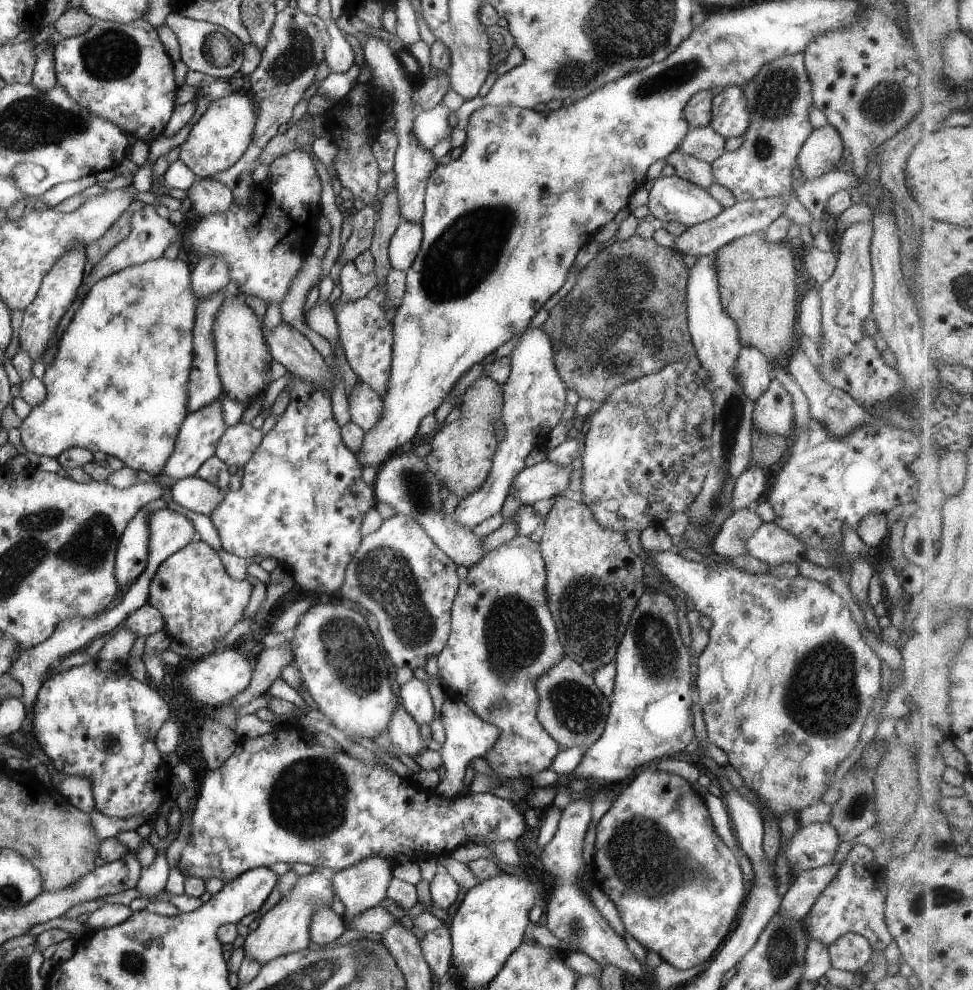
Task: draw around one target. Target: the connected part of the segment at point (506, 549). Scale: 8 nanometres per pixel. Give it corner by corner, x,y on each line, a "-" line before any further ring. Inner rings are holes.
515,535
509,542
505,542
497,548
487,550
486,553
472,567
468,568
466,578
460,581
455,598
450,608
450,631
445,646
436,656
437,673
444,680
446,686
447,698
451,700
460,700
464,702
483,722
493,725
498,730
496,741
492,747
484,754
484,760
492,770
492,774
505,779
525,778
541,770
550,768
553,757
557,754
557,743
545,732
545,729
539,724
536,717
538,696
535,683
538,676
548,671
554,664
557,664
564,656
564,652
559,642
557,627
555,626
552,614
547,606
545,596
546,572
544,560
542,559
537,543
529,540
528,537
-
502,701
505,708
493,708
491,703

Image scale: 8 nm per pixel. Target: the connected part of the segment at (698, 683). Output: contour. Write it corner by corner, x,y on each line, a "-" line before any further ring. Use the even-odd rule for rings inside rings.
644,551
644,560
655,564
660,574
669,582
673,582
679,590
687,594
693,603
693,608
701,615
712,620
708,630
708,641
700,652
697,660
696,679
694,689
697,691
697,704
701,706
705,730
711,744
720,748
727,757
728,764
737,770
747,788
759,794
760,803
768,810
769,815
774,815
778,821
782,814
792,812
796,816
802,808
811,806
820,800
821,795
827,790
831,774
839,763
855,748
863,722
872,708
872,700
878,695
881,684
879,683
880,658
867,646
862,639
860,630
855,621
851,619
851,612
847,609
844,599
833,593
827,584
808,579
798,575
791,580
777,579
769,573
752,575
736,569
733,565
717,563
715,568
708,568
703,563
695,563
682,558
671,551
-
755,686
765,686
763,690
755,690

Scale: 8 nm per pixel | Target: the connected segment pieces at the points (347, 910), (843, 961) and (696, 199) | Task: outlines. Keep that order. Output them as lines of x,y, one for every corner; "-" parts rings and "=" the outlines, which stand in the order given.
377,854
330,874
334,898
344,904
344,924
386,898
391,866
392,863
=
846,932
828,945
830,966
855,973
865,964
872,953
869,941
855,932
=
675,173
668,177
657,177
651,189
648,192
648,201
646,206
648,212
655,218
657,222
677,222
683,226
700,223
717,216
721,212
722,206
713,200
707,191
688,180
679,178

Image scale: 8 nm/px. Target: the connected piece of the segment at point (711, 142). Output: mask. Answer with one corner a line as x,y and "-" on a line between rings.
707,125
706,127
689,129
678,147
685,154
709,164
725,152
723,150
724,142
725,139

